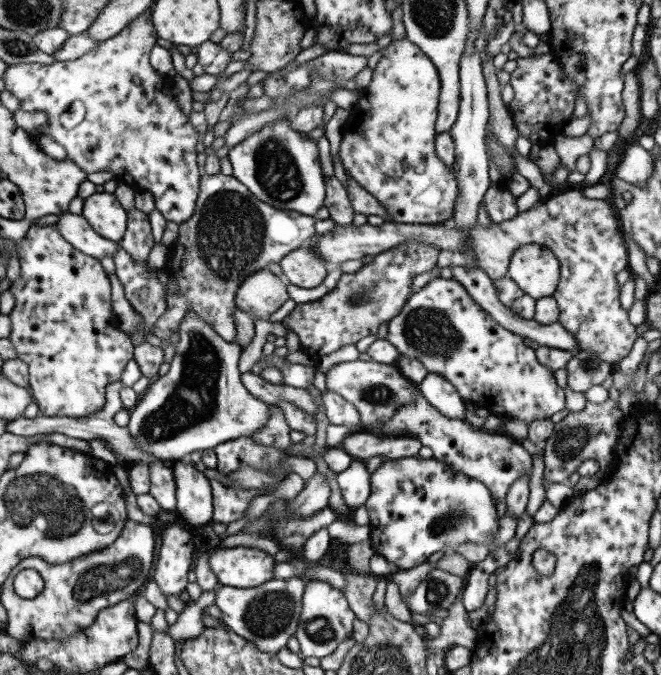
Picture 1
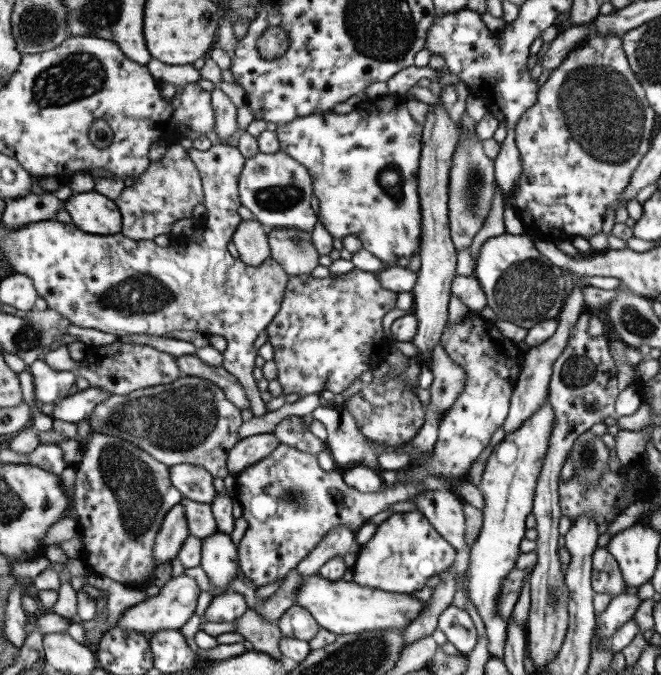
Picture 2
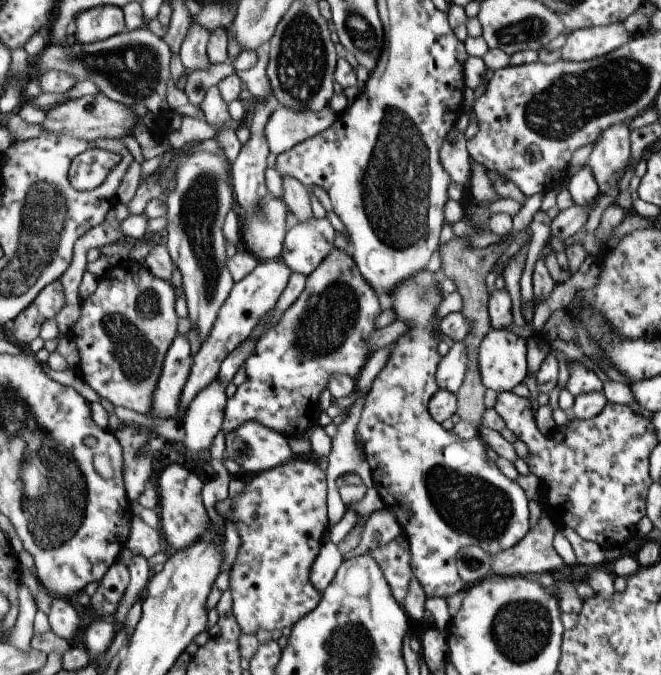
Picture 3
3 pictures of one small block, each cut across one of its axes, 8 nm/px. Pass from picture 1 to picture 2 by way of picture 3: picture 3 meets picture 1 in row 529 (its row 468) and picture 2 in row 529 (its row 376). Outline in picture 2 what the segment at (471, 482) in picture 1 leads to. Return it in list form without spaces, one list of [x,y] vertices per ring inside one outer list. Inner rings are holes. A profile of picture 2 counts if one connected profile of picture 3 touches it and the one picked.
[[[418,510],[391,513],[376,526],[376,533],[358,548],[351,567],[351,581],[385,592],[410,593],[423,588],[430,576],[440,574],[451,565],[453,557],[454,548]]]

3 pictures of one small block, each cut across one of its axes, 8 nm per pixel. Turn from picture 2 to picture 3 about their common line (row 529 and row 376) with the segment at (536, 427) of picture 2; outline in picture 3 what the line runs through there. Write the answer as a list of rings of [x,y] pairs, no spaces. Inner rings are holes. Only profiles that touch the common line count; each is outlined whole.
[[[489,329],[477,348],[477,368],[485,388],[510,391],[524,382],[525,340],[505,329]]]

